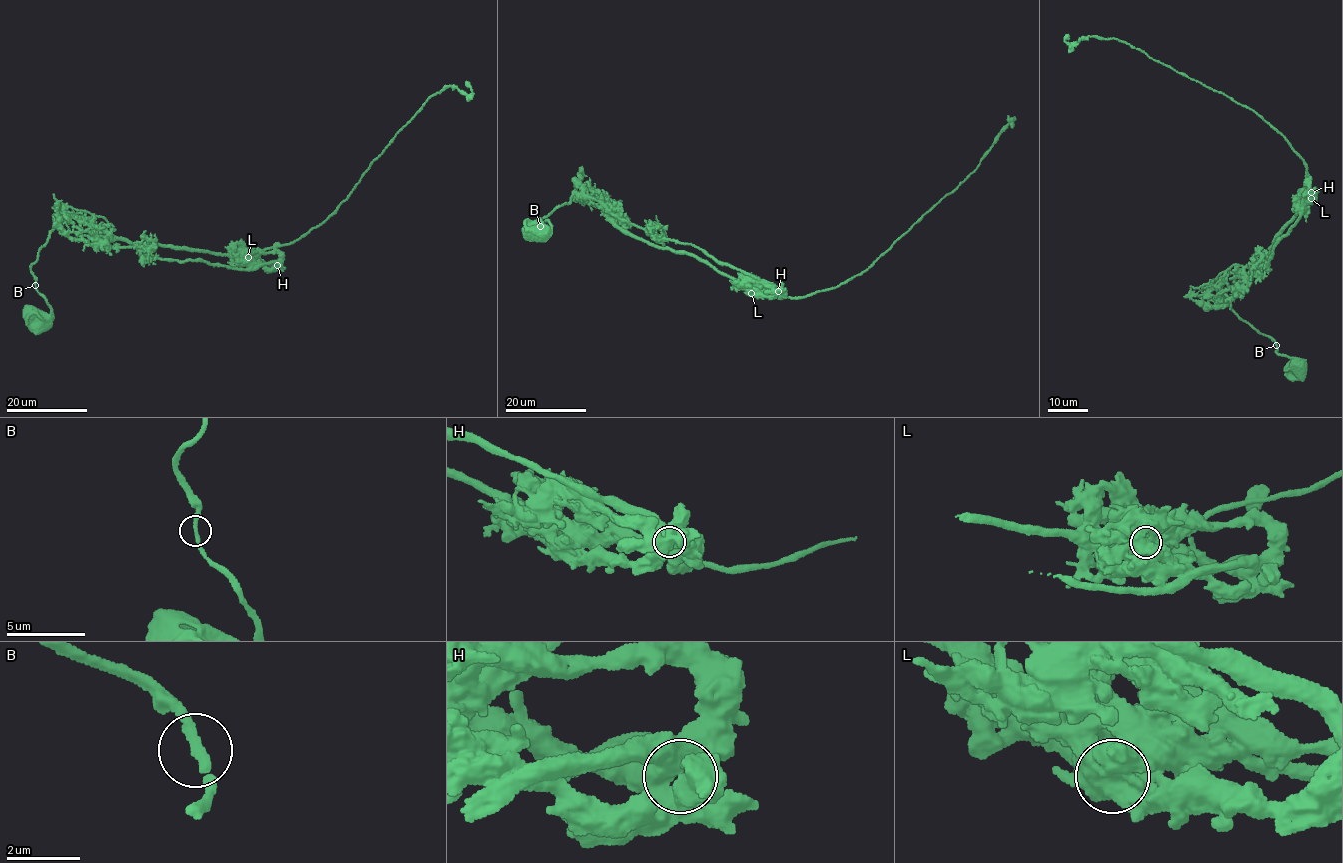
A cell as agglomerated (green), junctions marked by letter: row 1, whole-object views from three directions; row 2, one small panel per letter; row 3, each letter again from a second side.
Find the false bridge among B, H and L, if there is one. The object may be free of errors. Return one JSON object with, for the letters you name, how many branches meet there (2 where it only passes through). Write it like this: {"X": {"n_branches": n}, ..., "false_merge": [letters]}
{"L": {"n_branches": 2}, "false_merge": ["L"]}

